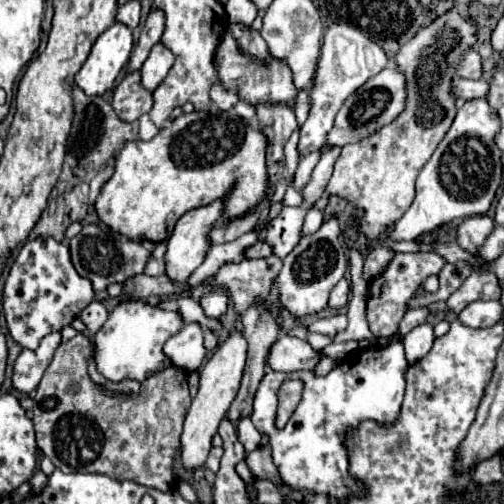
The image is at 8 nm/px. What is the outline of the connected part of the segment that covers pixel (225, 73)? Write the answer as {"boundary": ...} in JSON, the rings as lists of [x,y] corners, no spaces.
{"boundary":[[[229,31],[223,35],[223,39],[217,47],[217,53],[215,53],[215,63],[219,67],[219,79],[227,87],[237,87],[241,99],[247,99],[253,105],[257,105],[261,101],[287,101],[293,107],[297,91],[291,81],[291,69],[287,67],[285,61],[277,61],[277,59],[271,59],[271,61],[273,61],[271,67],[255,65],[249,55],[243,55],[239,51],[239,43],[231,37]]]}

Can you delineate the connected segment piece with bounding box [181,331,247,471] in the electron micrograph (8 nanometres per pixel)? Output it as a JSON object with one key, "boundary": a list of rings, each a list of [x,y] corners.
{"boundary":[[[235,331],[229,335],[229,339],[225,343],[221,343],[217,347],[217,351],[213,353],[213,357],[205,363],[203,371],[201,371],[201,383],[199,383],[199,393],[195,395],[189,413],[185,417],[183,423],[183,433],[181,433],[181,463],[183,469],[195,471],[201,469],[205,465],[205,459],[209,455],[211,449],[211,439],[217,433],[217,427],[221,423],[221,419],[227,415],[229,405],[233,403],[239,385],[241,385],[241,373],[245,367],[245,355],[247,355],[247,341],[243,337],[243,333]]]}

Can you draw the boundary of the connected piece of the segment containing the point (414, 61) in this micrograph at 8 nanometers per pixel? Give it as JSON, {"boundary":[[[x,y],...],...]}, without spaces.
{"boundary":[[[451,9],[407,41],[395,57],[397,67],[407,77],[405,111],[381,131],[341,149],[327,191],[347,199],[361,211],[357,217],[357,229],[367,239],[373,241],[385,233],[389,225],[401,219],[409,209],[409,203],[413,203],[415,179],[455,119],[457,109],[451,81],[455,79],[457,61],[477,41],[475,33],[475,23],[471,19],[463,19],[455,9]]]}

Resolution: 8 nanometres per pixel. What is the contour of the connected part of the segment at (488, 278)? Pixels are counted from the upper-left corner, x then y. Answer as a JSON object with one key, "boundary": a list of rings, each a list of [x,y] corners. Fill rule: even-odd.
{"boundary":[[[473,271],[463,285],[449,295],[447,309],[453,313],[461,313],[469,303],[477,299],[499,299],[501,287],[493,271]]]}

